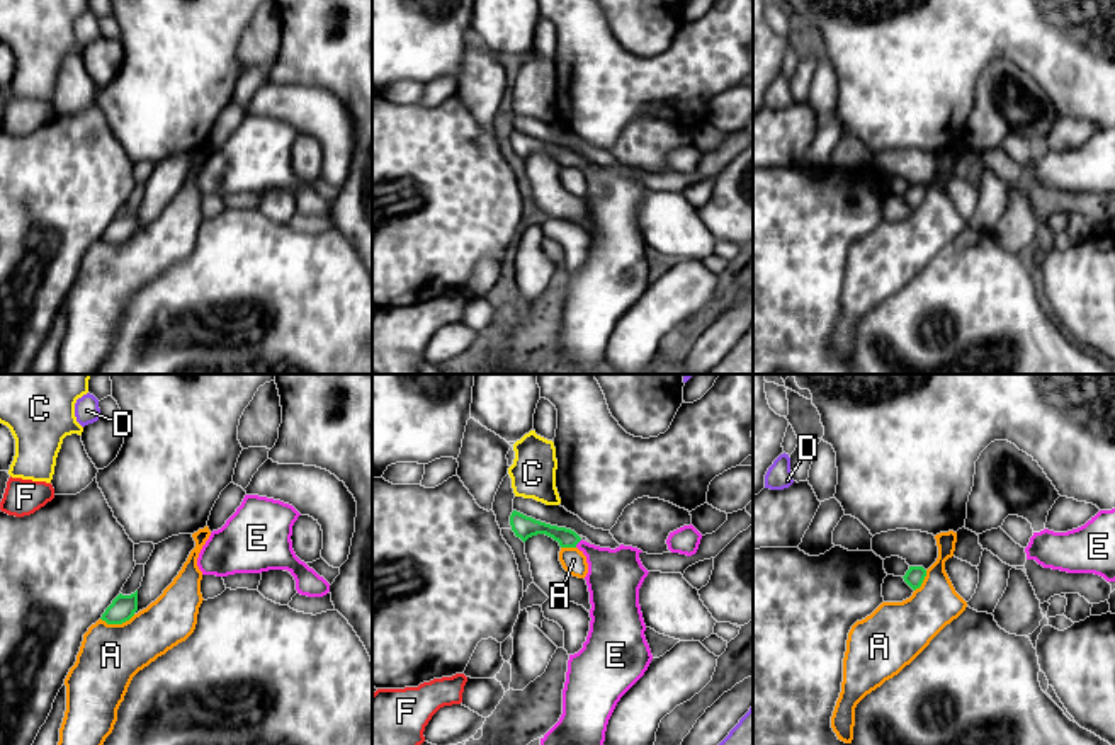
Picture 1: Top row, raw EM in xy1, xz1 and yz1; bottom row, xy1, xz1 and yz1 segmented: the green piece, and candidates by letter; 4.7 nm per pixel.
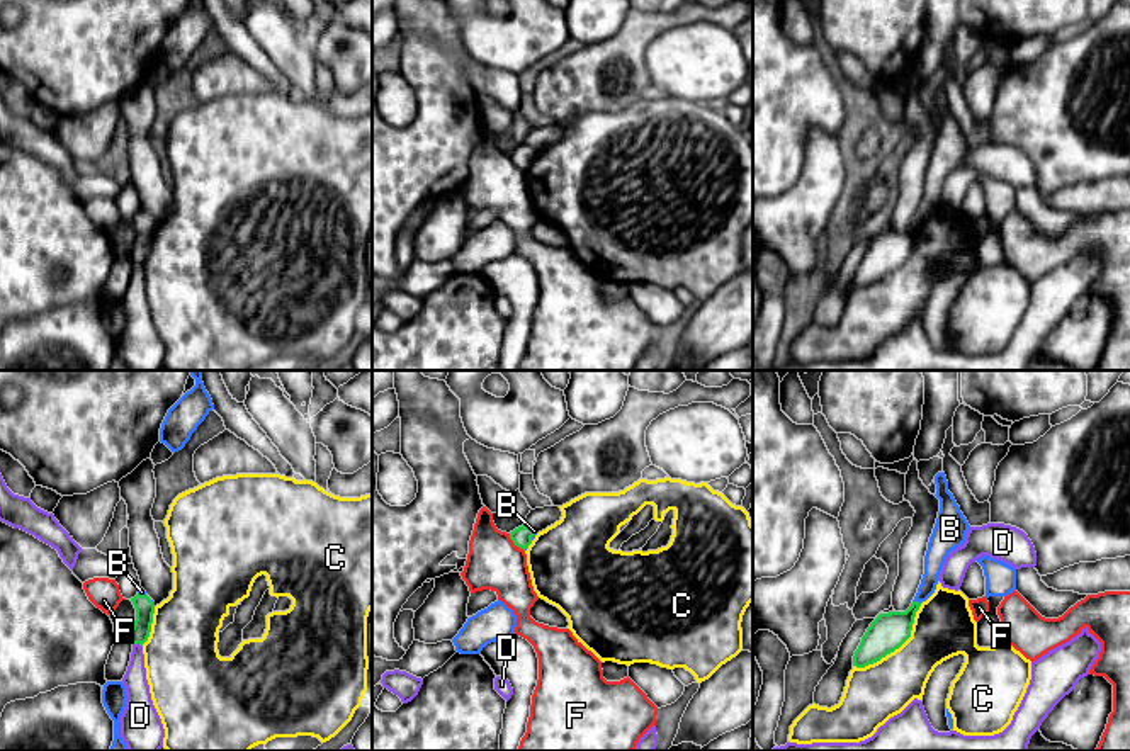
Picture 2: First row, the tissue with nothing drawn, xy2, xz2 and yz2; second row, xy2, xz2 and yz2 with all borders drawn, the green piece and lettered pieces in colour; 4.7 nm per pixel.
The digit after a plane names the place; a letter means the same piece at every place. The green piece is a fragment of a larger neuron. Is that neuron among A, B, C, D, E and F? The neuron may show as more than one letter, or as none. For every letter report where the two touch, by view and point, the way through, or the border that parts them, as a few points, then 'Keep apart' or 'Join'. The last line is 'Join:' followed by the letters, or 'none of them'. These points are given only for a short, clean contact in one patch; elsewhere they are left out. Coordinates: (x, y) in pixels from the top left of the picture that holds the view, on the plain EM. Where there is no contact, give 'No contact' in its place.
A: Touches green at xy1 (118, 242). Keep apart
B: Touches green at yz2 (916, 221). Keep apart
C: Touches green at yz2 (898, 267). Keep apart
D: Touches green at xy2 (138, 262). Boundary: xy2 (133, 262), (141, 265). Keep apart
E: Touches green at xz1 (578, 160). Path across: xz1 (527, 147), (544, 147), (578, 160), (614, 196). Join
F: Touches green at xz2 (515, 163). Boundary: xz2 (508, 153), (524, 170). Keep apart
Join: E

